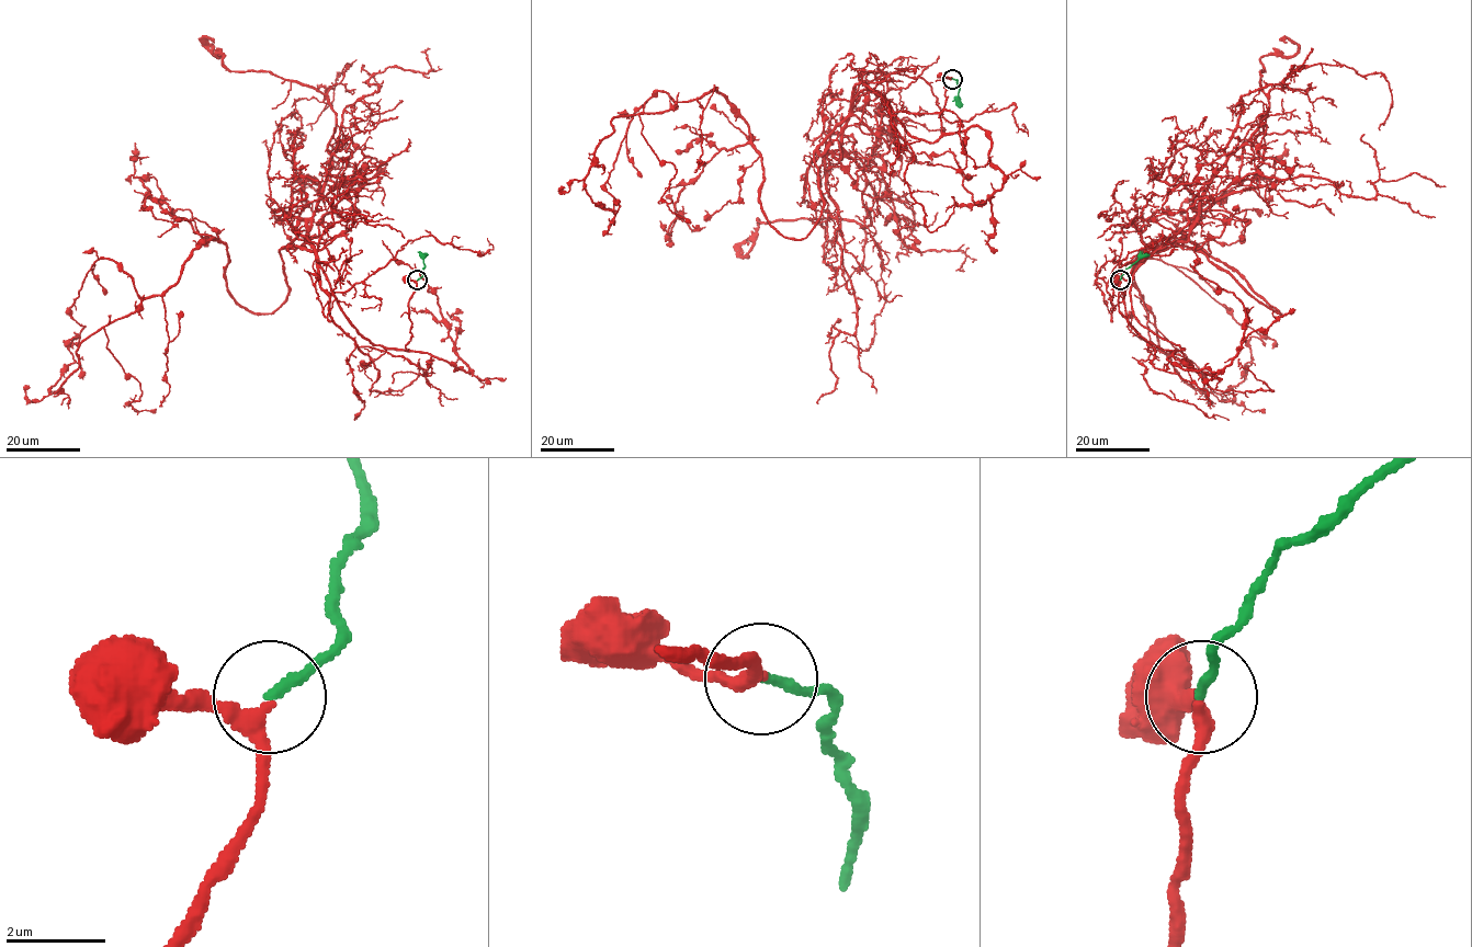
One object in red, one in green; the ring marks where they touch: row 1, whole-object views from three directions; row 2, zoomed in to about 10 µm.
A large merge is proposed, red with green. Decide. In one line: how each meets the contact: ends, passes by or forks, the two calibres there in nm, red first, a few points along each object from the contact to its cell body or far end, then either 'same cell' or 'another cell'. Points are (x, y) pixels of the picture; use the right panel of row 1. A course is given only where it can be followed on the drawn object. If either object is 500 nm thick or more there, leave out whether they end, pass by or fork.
red passes by | green ends | 260/200 nm | red via (1120, 280), (1184, 350), (1134, 272), (1188, 247), (1281, 312), (1240, 273), (1131, 273), (1184, 378), (1240, 378) | green via (1120, 280), (1127, 269), (1148, 254) | same cell

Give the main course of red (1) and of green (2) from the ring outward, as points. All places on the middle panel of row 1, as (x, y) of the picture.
1: (951, 78), (933, 141), (859, 92), (804, 238), (716, 90), (613, 118), (584, 187), (614, 198)
2: (951, 78), (958, 80), (961, 107)

